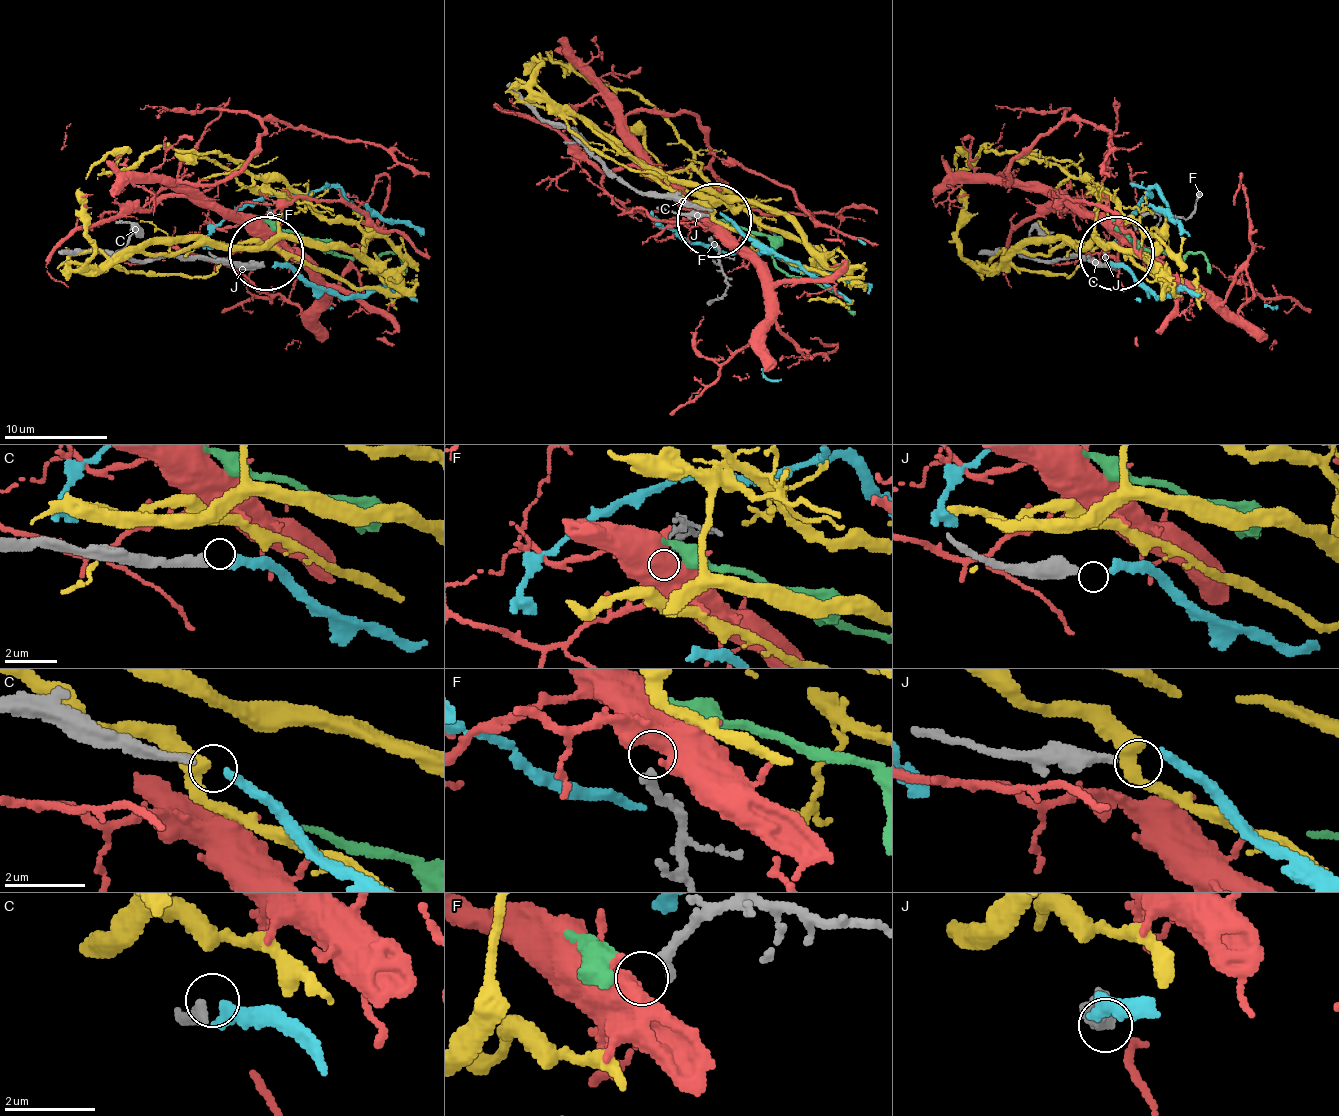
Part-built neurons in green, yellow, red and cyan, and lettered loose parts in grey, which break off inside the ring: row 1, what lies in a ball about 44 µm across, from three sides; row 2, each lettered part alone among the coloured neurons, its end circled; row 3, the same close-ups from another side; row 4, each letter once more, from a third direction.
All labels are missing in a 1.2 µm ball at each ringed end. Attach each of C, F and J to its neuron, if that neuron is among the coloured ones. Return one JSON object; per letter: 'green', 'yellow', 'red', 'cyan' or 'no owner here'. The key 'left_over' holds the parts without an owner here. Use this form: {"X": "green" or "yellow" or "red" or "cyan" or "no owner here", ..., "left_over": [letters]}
{"C": "cyan", "F": "red", "J": "no owner here", "left_over": ["J"]}

